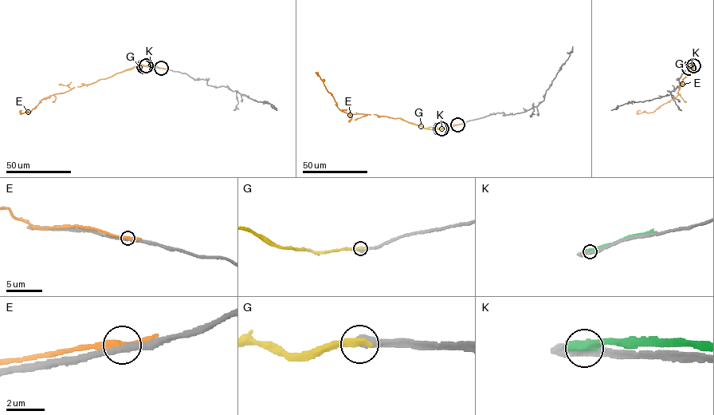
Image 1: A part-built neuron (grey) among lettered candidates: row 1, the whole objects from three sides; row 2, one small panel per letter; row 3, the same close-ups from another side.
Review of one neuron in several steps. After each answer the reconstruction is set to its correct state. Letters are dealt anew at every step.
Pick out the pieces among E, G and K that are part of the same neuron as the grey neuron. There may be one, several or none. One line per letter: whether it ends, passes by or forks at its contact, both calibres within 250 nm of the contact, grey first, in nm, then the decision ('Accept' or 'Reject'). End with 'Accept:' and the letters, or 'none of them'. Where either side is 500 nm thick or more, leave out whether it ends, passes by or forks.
E: It passes by. Thickness 300 nm (grey) against 360 nm. Reject
G: Thickness 550 nm (grey) against 400 nm. Accept
K: Thickness 360 nm (grey) against 650 nm. Reject
Accept: G

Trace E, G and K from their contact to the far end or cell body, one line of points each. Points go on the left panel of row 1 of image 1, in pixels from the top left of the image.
E: (162, 68), (138, 62), (106, 78), (45, 97), (29, 112), (22, 113), (19, 112), (21, 110)
G: (143, 66), (135, 66), (104, 78)
K: (146, 66), (158, 67)

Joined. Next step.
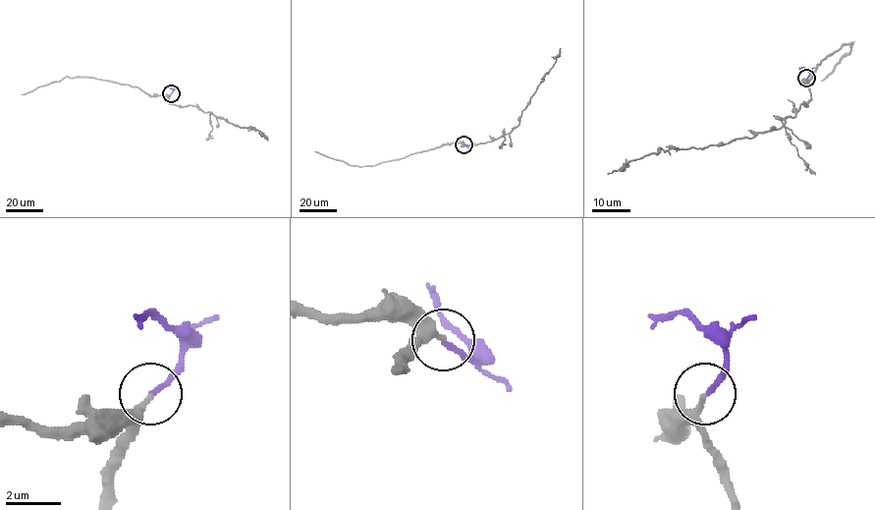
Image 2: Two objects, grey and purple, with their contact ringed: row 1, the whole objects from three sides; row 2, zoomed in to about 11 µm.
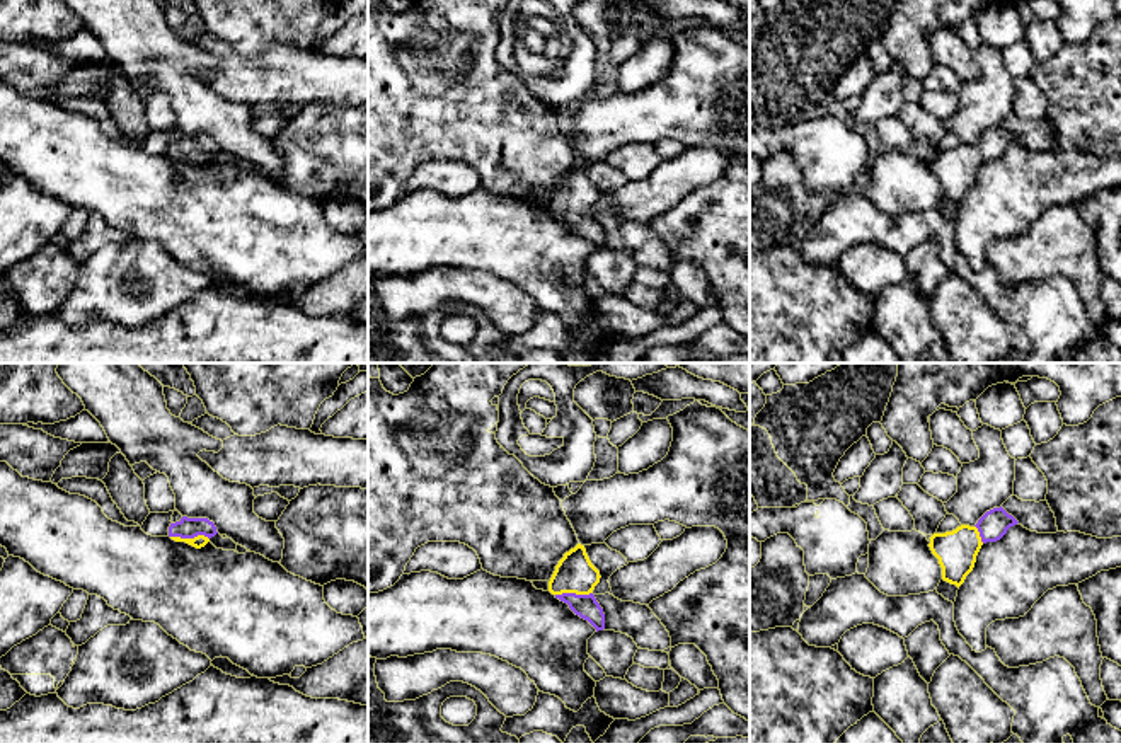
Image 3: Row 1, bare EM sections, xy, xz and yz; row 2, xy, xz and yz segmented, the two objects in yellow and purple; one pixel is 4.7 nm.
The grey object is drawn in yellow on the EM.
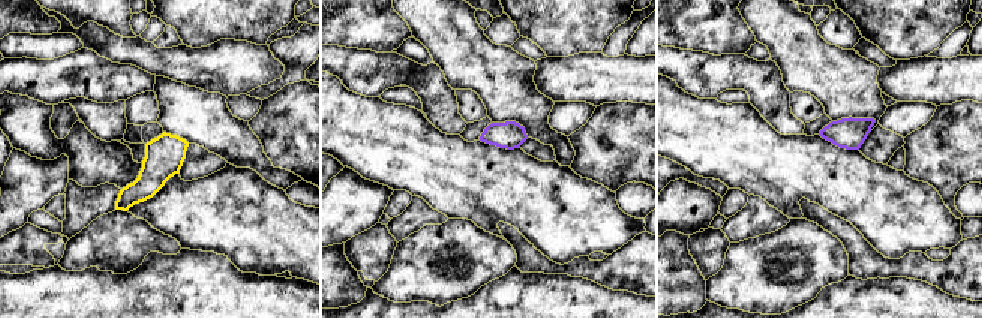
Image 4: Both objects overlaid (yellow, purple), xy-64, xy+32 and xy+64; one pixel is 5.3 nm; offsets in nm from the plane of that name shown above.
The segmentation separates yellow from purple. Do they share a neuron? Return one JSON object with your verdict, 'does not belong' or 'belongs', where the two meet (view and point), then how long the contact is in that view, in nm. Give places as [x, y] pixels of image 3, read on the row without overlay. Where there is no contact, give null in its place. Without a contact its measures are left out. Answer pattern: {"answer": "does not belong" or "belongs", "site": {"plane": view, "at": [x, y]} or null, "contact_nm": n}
{"answer": "belongs", "site": {"plane": "xy", "at": [189, 157]}, "contact_nm": 180}

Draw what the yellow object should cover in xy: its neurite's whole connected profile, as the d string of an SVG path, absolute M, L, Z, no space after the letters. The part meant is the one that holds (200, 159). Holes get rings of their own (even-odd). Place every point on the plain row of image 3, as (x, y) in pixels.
M187 136L170 141L169 155L175 160L186 160L196 167L204 165L215 155L216 145L208 136Z

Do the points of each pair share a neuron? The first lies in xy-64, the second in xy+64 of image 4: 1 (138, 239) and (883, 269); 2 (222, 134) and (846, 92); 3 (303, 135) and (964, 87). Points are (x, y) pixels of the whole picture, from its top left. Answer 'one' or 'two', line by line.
1: two
2: one
3: two

